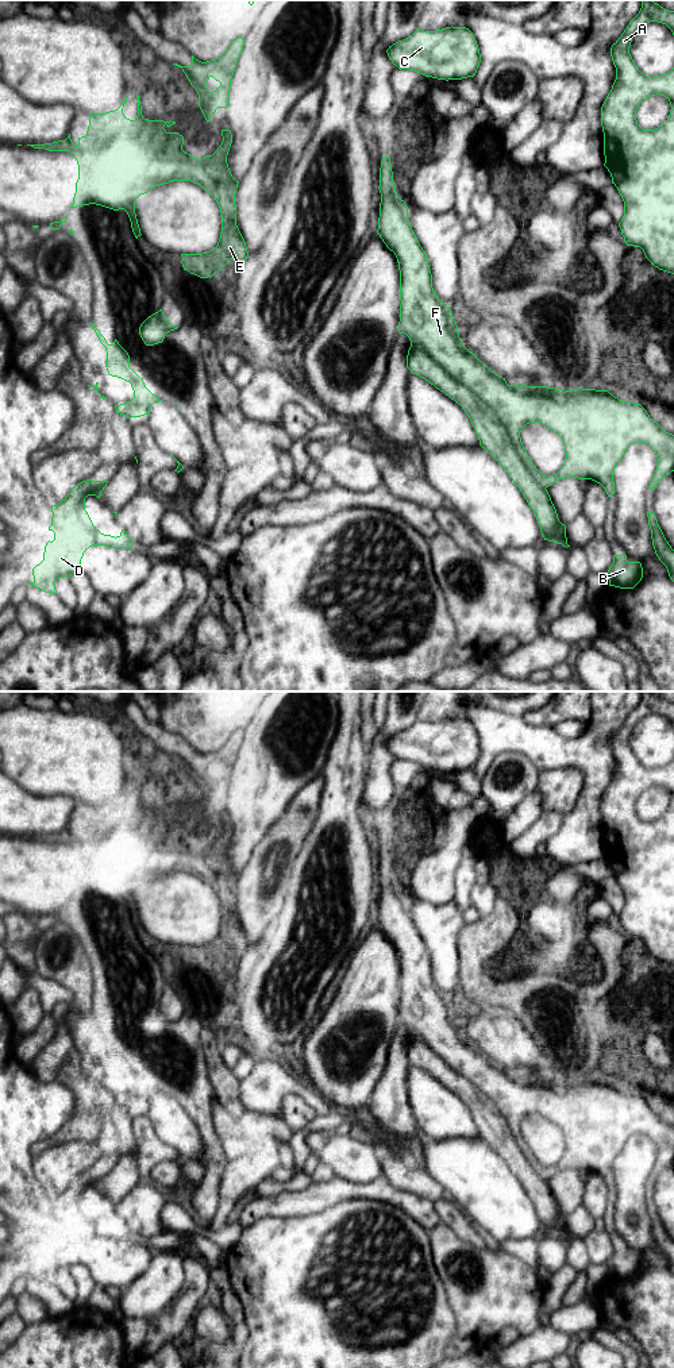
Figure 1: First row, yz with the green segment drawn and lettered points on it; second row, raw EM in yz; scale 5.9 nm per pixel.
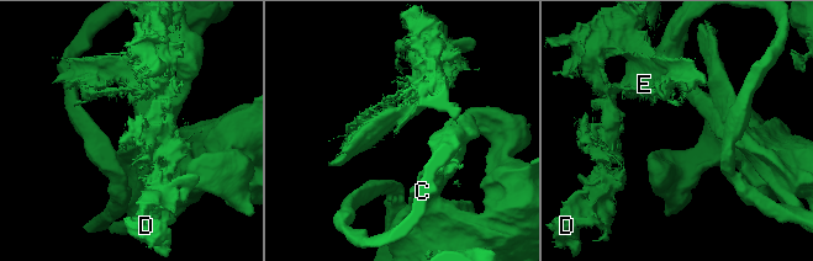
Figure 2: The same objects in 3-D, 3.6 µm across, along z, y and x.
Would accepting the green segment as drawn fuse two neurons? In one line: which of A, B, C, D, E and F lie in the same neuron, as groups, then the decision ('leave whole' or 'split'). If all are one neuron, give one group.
groups A B C D E F; leave whole

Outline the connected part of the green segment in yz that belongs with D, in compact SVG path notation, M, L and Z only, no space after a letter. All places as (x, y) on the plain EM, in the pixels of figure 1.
M86 1171L77 1175L58 1195L51 1196L54 1232L45 1237L43 1252L32 1260L34 1273L28 1276L50 1286L57 1286L55 1272L81 1263L84 1244L92 1237L132 1241L132 1232L122 1221L119 1228L101 1225L85 1202L85 1190L101 1183L108 1172Z

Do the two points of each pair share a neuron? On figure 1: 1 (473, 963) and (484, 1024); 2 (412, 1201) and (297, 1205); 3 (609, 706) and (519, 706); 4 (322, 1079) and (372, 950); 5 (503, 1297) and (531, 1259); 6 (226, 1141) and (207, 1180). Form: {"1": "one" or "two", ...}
{"1": "two", "2": "one", "3": "two", "4": "one", "5": "two", "6": "two"}

